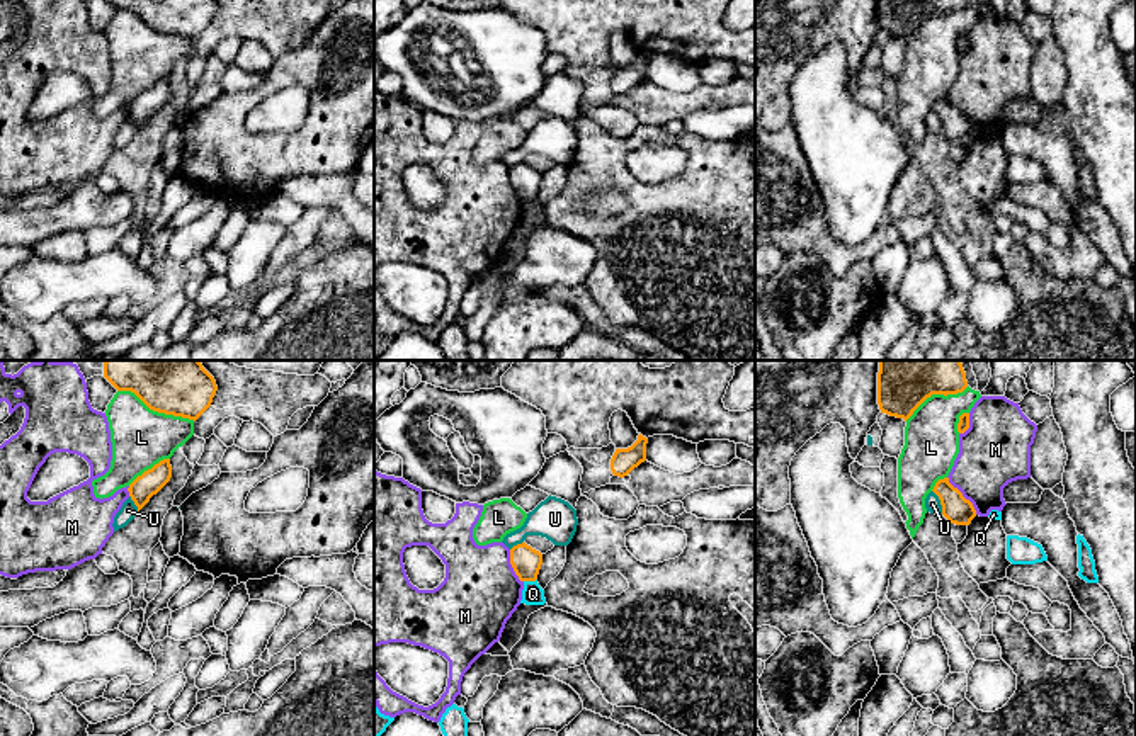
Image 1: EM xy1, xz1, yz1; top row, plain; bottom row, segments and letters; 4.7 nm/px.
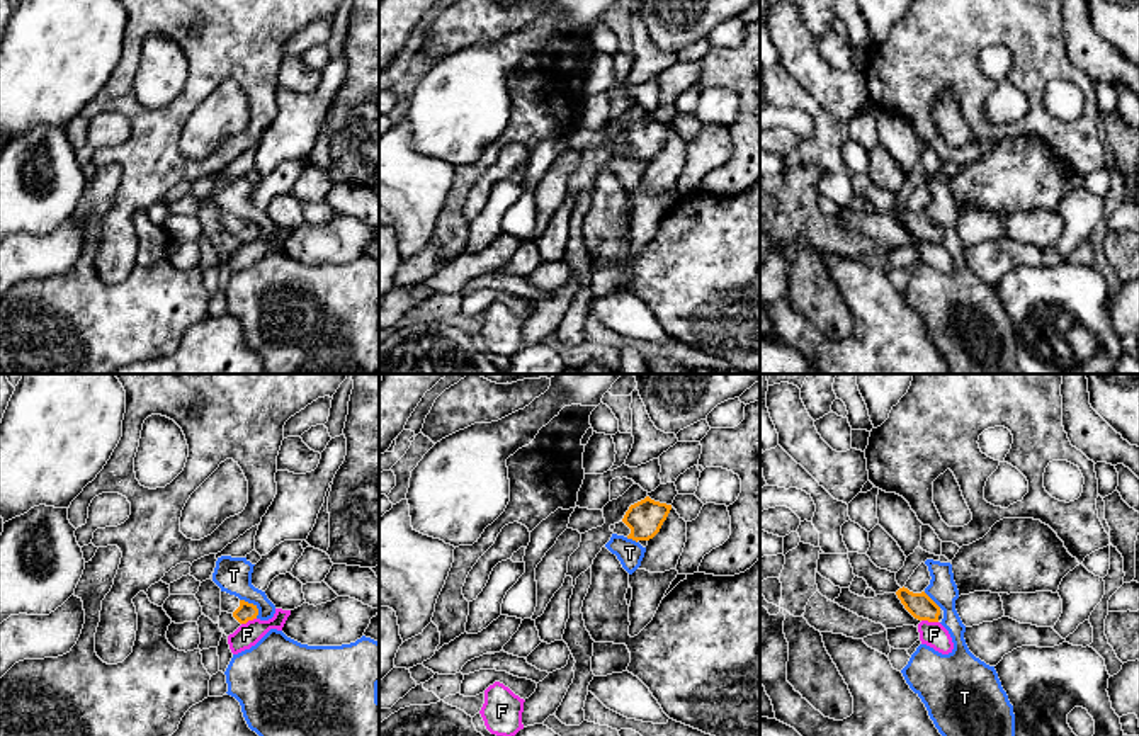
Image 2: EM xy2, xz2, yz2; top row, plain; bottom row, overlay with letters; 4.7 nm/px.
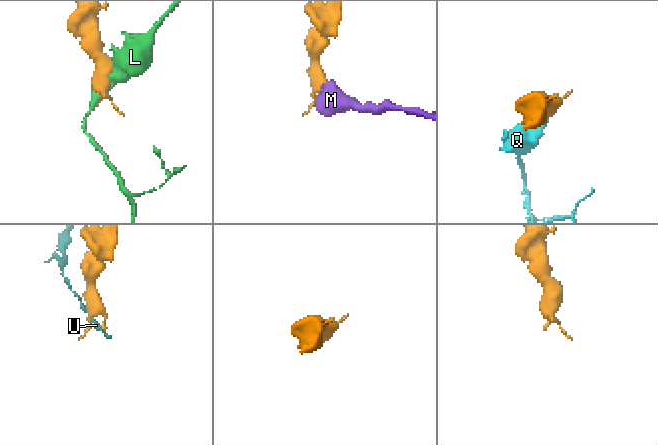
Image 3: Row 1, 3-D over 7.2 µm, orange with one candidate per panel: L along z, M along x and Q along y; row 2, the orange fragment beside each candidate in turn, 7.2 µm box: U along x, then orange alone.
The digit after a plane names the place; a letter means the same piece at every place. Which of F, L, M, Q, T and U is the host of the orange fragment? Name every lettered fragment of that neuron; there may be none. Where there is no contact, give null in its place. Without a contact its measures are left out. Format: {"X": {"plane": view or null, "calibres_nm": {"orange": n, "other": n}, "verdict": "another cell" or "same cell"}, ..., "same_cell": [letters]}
{"F": {"plane": "yz2", "calibres_nm": {"orange": 120, "other": 120}, "verdict": "another cell"}, "L": {"plane": "xy1", "calibres_nm": {"orange": 180, "other": 280}, "verdict": "another cell"}, "M": {"plane": "yz1", "calibres_nm": {"orange": 140, "other": 320}, "verdict": "another cell"}, "Q": {"plane": "xz1", "calibres_nm": {"orange": 140, "other": 100}, "verdict": "another cell"}, "T": {"plane": "xy2", "calibres_nm": {"orange": 90, "other": 180}, "verdict": "another cell"}, "U": {"plane": "yz1", "calibres_nm": {"orange": 140, "other": 80}, "verdict": "another cell"}, "same_cell": []}

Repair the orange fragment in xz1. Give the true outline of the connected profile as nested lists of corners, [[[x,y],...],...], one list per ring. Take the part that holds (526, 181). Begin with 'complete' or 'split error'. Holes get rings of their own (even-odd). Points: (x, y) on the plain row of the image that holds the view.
complete | [[[522,161],[510,168],[510,184],[520,201],[536,201],[542,184],[542,173]]]

